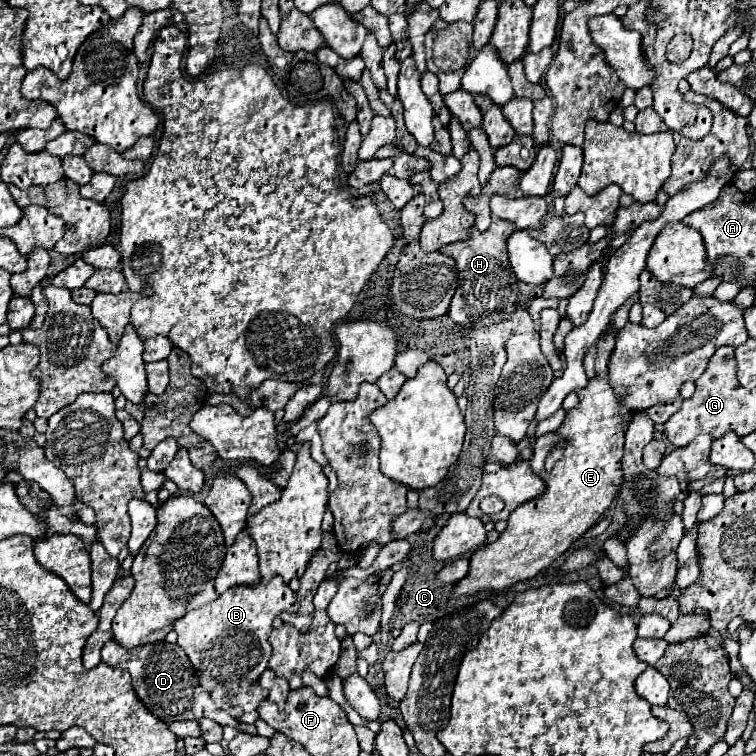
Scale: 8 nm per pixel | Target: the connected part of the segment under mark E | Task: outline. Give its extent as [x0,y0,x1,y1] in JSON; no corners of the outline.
[455,293,639,595]

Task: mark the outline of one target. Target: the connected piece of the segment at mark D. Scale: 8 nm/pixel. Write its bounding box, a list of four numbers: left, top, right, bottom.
[101,641,243,731]

